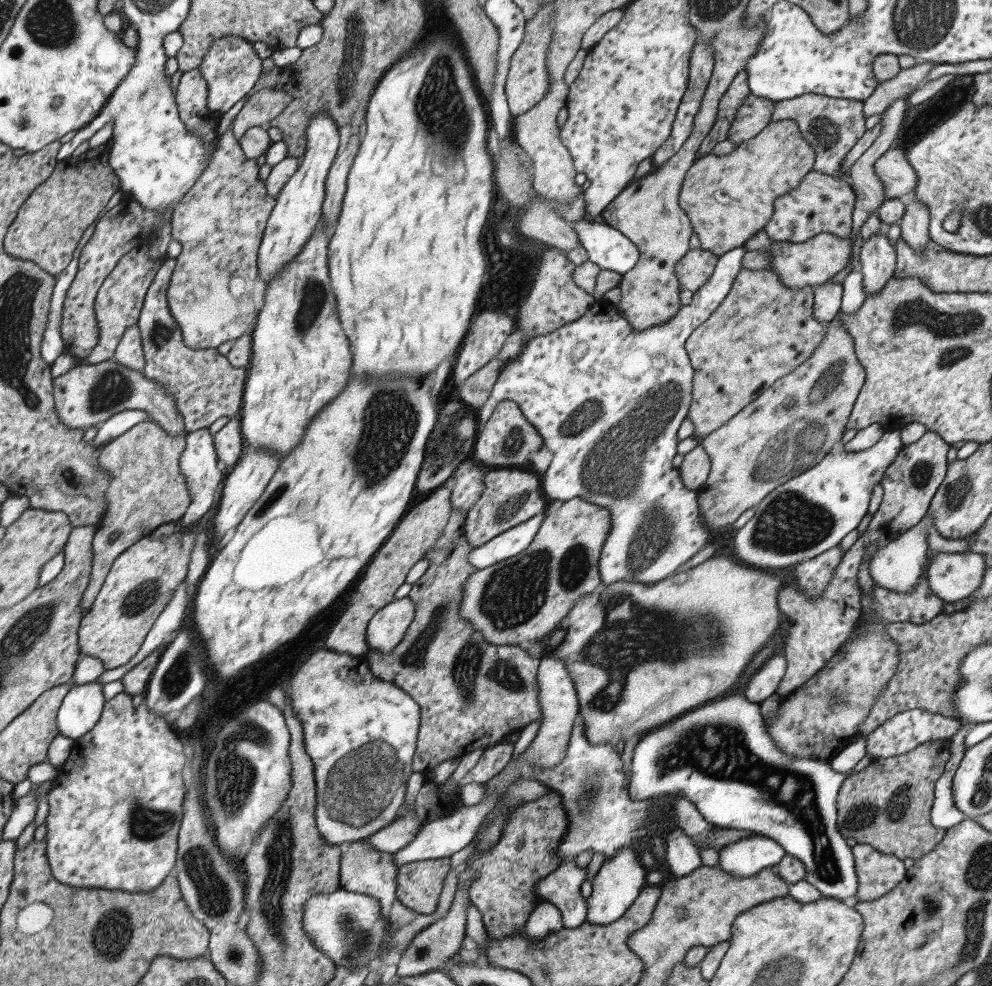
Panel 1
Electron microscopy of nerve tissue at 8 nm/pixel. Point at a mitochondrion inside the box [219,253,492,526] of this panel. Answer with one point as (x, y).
(393, 411)

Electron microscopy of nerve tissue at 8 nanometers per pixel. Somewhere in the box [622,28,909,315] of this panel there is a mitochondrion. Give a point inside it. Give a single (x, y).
(823, 130)

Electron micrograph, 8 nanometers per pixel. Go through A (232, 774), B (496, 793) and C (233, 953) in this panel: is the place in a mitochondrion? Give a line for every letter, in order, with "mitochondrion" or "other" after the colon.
A: mitochondrion
B: other
C: mitochondrion

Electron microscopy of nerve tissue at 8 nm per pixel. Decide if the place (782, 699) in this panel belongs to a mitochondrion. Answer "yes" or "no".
no

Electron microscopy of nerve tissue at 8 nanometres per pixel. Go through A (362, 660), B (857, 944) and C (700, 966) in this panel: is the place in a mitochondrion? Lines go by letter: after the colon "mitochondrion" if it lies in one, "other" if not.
A: other
B: other
C: other

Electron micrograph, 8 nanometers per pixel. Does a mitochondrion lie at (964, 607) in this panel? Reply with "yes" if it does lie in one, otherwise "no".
no

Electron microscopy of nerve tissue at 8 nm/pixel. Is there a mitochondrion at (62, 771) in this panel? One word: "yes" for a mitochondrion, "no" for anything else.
no

